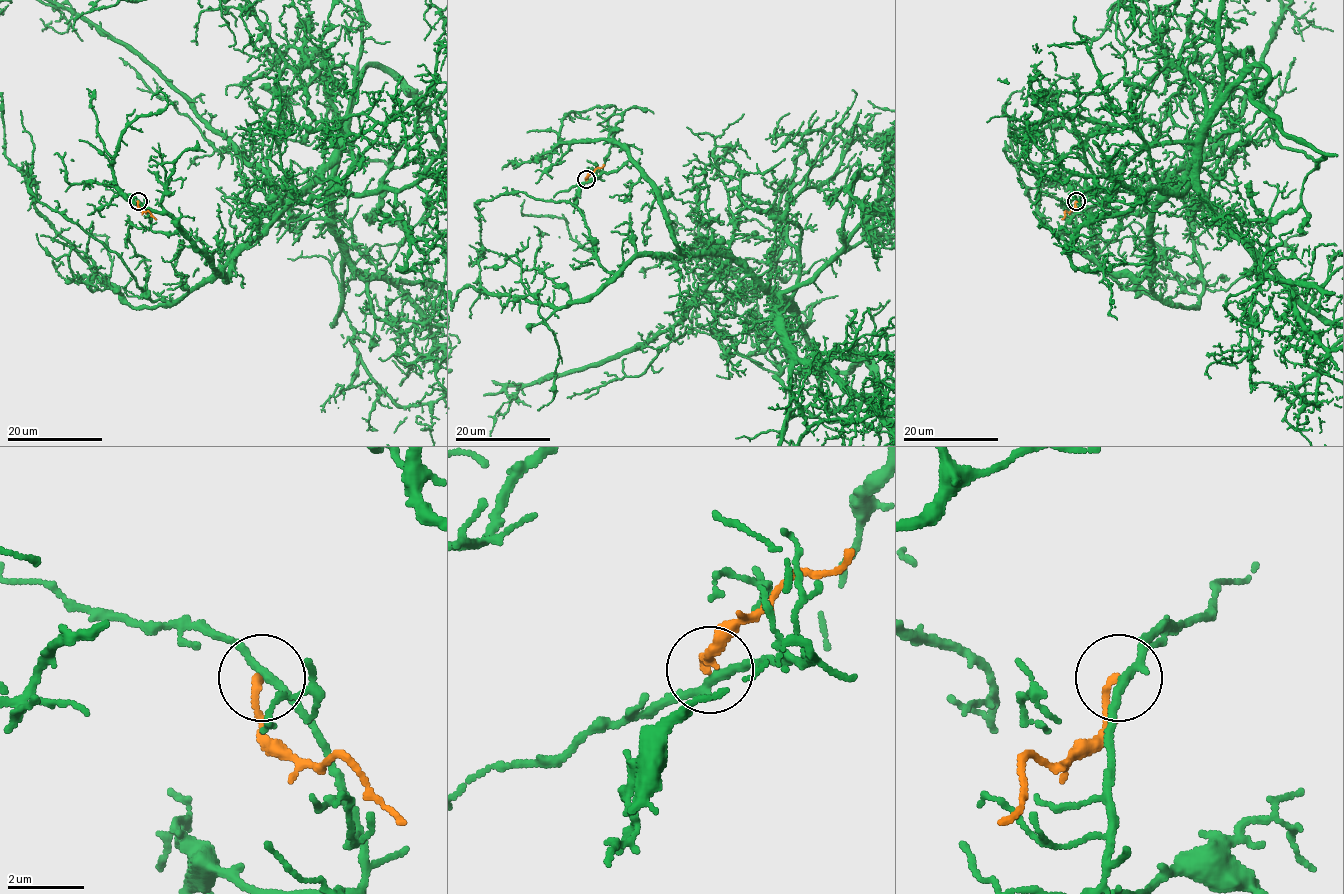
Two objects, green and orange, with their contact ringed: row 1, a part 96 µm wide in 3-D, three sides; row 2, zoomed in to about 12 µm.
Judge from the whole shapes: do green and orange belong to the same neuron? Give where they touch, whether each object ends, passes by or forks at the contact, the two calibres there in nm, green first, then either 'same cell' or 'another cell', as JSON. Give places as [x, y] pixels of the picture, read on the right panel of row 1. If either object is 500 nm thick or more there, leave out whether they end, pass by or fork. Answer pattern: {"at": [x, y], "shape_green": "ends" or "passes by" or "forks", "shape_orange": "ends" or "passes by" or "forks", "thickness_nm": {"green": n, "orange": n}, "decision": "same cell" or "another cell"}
{"at": [1076, 201], "shape_green": "passes by", "shape_orange": "ends", "thickness_nm": {"green": 220, "orange": 180}, "decision": "another cell"}

